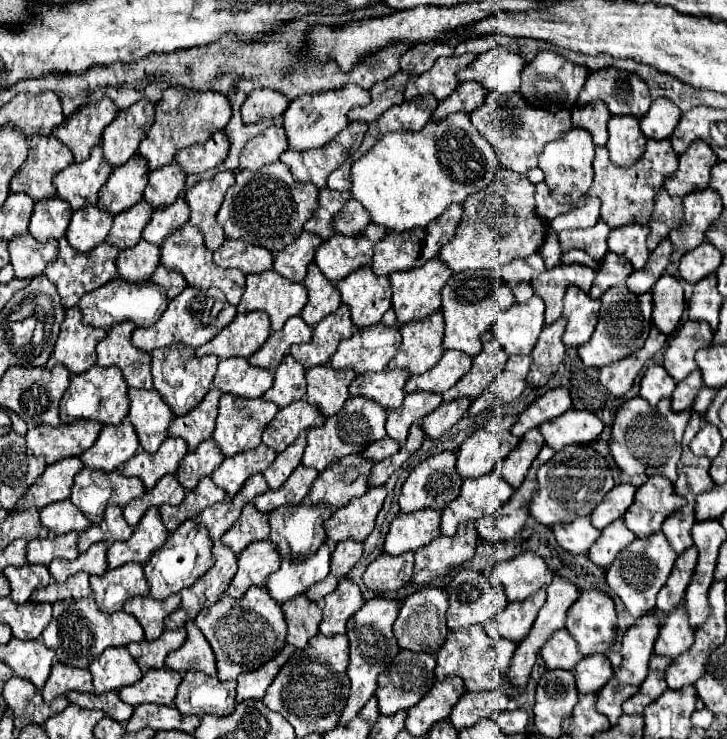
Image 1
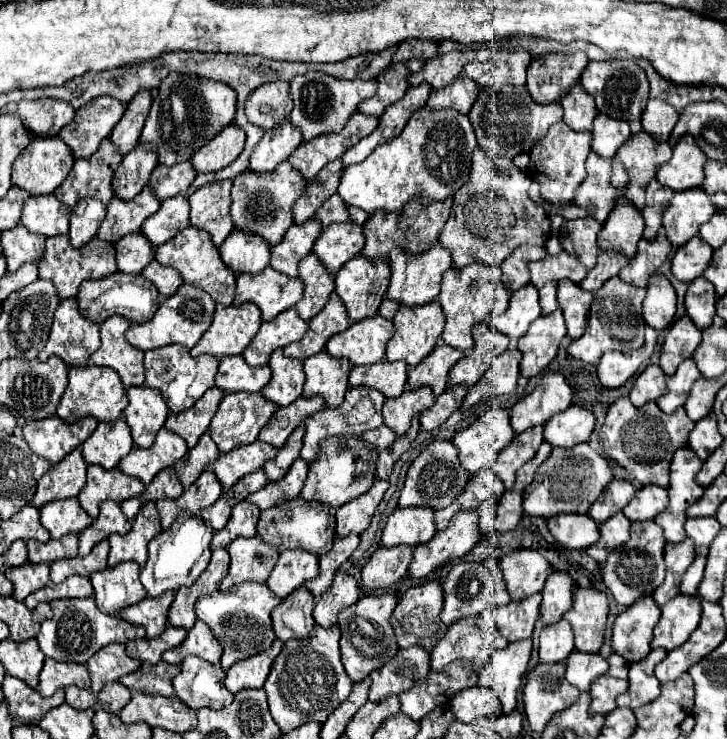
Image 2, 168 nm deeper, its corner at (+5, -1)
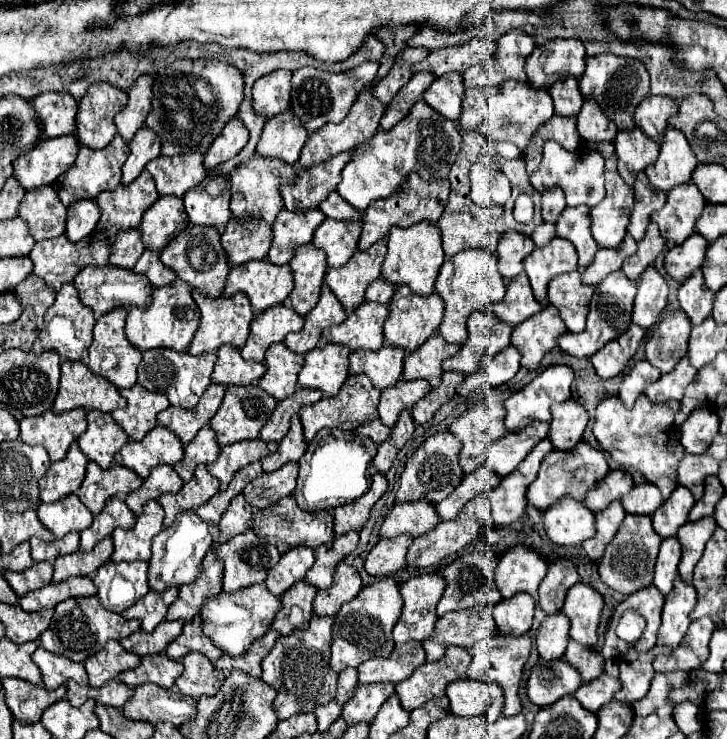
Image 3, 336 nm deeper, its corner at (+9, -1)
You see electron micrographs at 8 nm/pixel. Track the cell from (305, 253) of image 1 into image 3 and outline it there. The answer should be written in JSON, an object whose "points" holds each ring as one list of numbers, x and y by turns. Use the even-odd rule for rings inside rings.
{"points":[[283,209,273,225,273,243,269,249,269,261,275,265,285,265,293,259,297,247,311,241,313,231,321,225,325,215,319,209,309,209,303,213,289,213]]}

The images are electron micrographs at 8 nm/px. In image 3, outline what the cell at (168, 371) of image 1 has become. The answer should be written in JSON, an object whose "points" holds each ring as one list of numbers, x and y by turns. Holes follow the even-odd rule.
{"points":[[149,349,143,351,143,359,139,363,139,385,143,385,147,391,165,393,169,403,183,409,193,409,201,395,205,393,207,385,211,383,211,373,215,365,215,353,201,353,201,355,189,355,185,351,173,351,173,349]]}

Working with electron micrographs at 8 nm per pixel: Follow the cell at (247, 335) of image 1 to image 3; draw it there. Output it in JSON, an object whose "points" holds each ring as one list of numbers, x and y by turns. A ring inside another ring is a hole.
{"points":[[193,291,193,299,201,311,201,323,195,333,195,339,189,345,191,355,199,355,203,351,217,351,223,345,233,345,235,349,241,349,249,337,249,325,253,321,253,311,251,303,245,297,245,293,235,293,233,297,219,297,219,299,209,299,205,295,199,295]]}

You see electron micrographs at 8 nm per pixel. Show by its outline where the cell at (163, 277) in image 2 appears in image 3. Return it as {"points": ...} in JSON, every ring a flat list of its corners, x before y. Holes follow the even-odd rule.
{"points":[[145,249,145,253,141,255,141,259,135,263,133,271,145,275,155,289,157,289,157,287,171,285,171,283,177,279,177,275,159,261,159,253,153,253,153,251,149,251,149,249]]}

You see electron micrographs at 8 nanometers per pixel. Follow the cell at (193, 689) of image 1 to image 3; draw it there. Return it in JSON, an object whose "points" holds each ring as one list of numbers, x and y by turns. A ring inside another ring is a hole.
{"points":[[201,653,185,655,183,665,185,665,185,671,175,681,183,695,189,695,197,701,203,695,213,697,221,689,223,685,223,681,219,681,221,677,217,677,211,661,207,657,201,657]]}

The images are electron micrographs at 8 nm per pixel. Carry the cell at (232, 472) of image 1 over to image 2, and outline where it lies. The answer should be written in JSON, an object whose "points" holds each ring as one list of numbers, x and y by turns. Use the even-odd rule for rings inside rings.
{"points":[[257,439,253,445,241,445,231,453,219,455,219,459,209,465,209,469,221,481,223,491,229,491,233,483,237,483,237,479,261,469,263,463,273,459,275,455,277,455,275,447]]}

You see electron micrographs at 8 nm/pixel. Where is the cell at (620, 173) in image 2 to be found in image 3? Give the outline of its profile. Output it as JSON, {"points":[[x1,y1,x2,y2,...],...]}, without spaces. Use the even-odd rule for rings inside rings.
{"points":[[589,145,605,157,605,201,591,209,593,217,593,239,599,247,617,249,629,225,629,215,633,209,633,187,629,187,617,173,617,161,613,153,613,145]]}

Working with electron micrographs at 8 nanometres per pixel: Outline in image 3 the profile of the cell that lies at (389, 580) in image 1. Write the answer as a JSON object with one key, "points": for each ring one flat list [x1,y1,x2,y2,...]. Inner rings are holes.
{"points":[[399,535,395,539,379,539,379,543,369,551,365,559,365,571,373,577,387,577,405,567,405,555,411,545,409,535]]}

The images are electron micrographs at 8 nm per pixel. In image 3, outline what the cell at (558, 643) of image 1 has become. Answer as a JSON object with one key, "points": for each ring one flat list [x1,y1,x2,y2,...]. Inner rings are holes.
{"points":[[563,613,549,615,535,631,535,639,543,661,561,659,569,641,569,619]]}

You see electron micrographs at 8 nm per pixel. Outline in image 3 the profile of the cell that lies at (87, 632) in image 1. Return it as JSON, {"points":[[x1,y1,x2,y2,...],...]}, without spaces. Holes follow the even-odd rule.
{"points":[[75,597,75,599,65,599,55,607,55,615,51,619,51,625,47,627,47,631,41,633,39,637,39,645,45,647,47,651,67,657,71,661,85,661,87,657,95,655,97,651,101,651,101,647,109,641,109,639,125,639,127,635,131,635,133,631,139,629,139,621,127,621,117,613,109,613,107,609,101,609,101,603,97,601,97,597]]}

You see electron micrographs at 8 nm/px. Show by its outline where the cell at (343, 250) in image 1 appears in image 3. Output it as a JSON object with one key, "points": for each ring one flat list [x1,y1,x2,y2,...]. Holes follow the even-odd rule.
{"points":[[325,219,313,235,313,245,323,249,329,267,345,265,357,251,361,221,333,221]]}

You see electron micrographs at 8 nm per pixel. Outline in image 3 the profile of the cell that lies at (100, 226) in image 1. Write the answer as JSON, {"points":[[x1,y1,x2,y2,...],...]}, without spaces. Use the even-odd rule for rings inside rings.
{"points":[[75,201,67,207,67,239,77,243,83,237,87,237,99,221,99,209,95,201]]}

